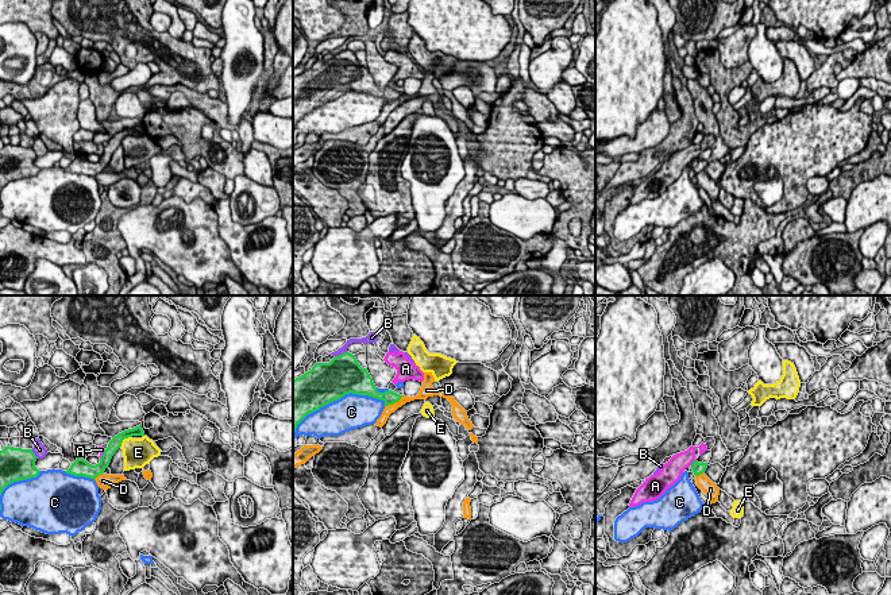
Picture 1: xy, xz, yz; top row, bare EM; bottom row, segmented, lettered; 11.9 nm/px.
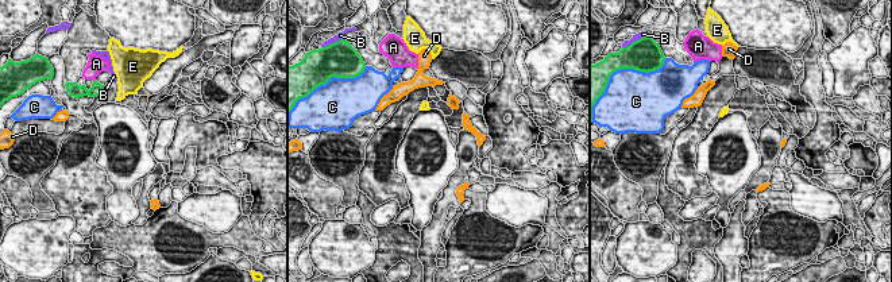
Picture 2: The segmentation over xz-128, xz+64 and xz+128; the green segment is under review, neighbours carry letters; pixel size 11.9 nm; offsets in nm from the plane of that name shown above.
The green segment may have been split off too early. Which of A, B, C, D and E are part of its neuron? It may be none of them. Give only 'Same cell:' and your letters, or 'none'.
Same cell: none

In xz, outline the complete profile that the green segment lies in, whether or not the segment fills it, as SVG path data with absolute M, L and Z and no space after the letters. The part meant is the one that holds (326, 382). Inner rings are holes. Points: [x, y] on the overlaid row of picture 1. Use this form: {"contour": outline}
{"contour": "M344 352L293 379L293 433L308 414L350 393L382 399L385 406L402 398L392 390L379 393L367 368L360 367L355 355Z"}

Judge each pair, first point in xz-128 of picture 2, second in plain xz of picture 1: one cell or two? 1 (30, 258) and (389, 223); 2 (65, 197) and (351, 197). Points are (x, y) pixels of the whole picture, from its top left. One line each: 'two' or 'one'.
1: one
2: two

